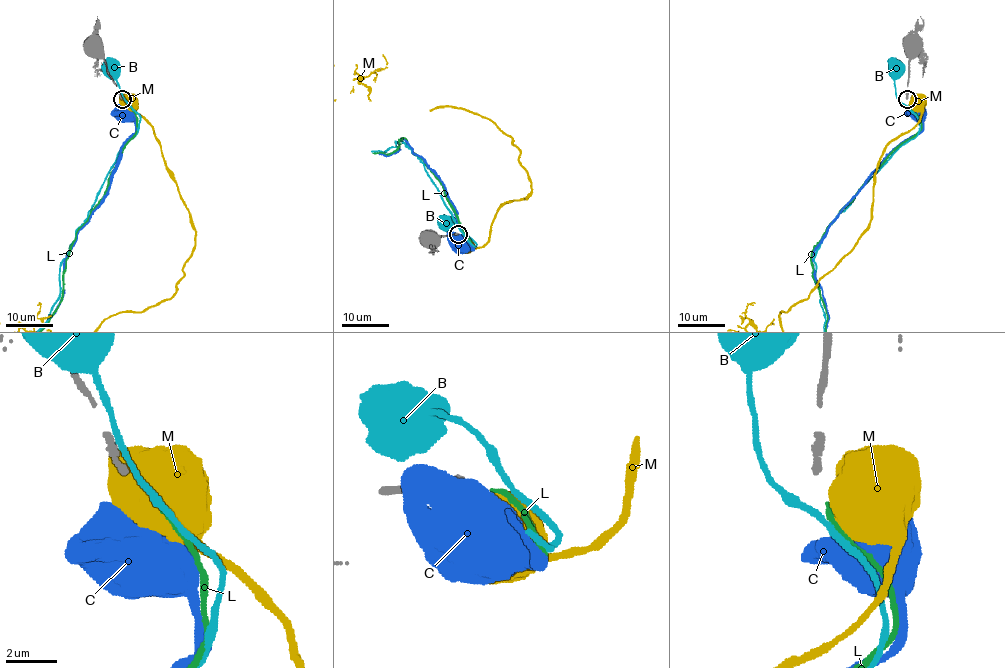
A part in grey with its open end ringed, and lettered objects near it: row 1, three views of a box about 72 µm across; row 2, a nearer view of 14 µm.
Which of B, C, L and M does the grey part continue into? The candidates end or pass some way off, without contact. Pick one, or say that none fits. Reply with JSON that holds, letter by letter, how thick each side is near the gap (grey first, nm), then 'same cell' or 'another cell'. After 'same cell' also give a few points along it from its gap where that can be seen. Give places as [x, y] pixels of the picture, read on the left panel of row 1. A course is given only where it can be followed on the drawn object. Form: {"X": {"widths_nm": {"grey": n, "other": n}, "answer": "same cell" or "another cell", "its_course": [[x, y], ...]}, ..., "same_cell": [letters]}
{"B": {"widths_nm": {"grey": 240, "other": 300}, "answer": "another cell"}, "C": {"widths_nm": {"grey": 240, "other": 800}, "answer": "another cell"}, "L": {"widths_nm": {"grey": 240, "other": 180}, "answer": "same cell"}, "M": {"widths_nm": {"grey": 240, "other": 950}, "answer": "another cell"}, "same_cell": ["L"]}

